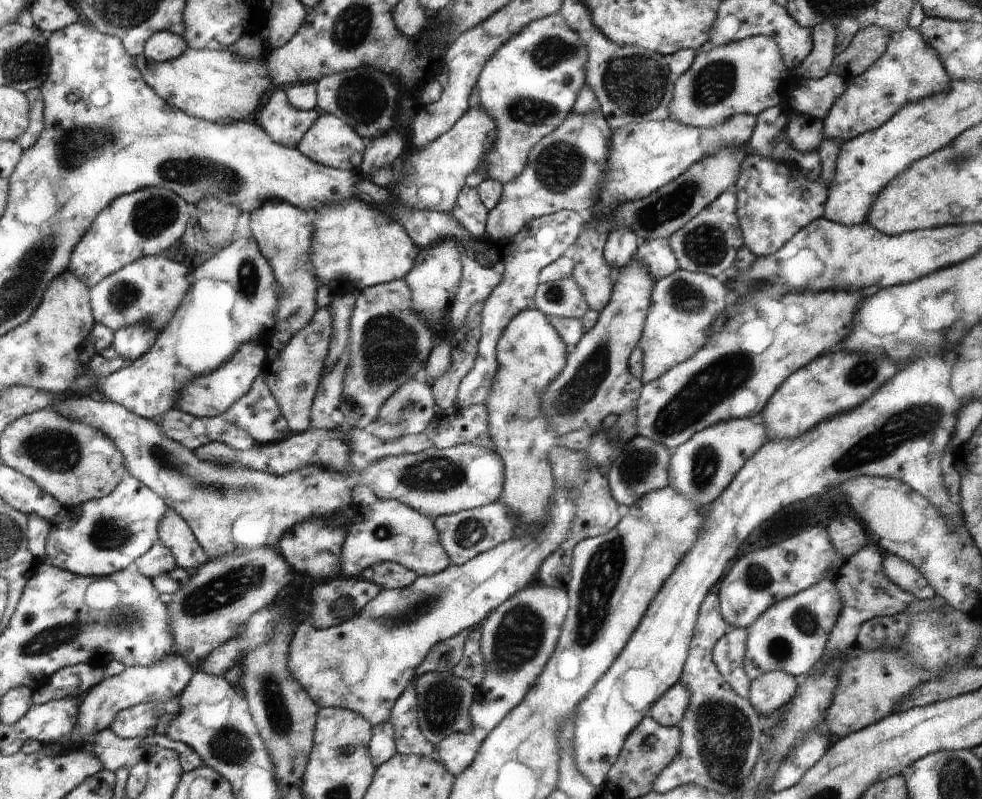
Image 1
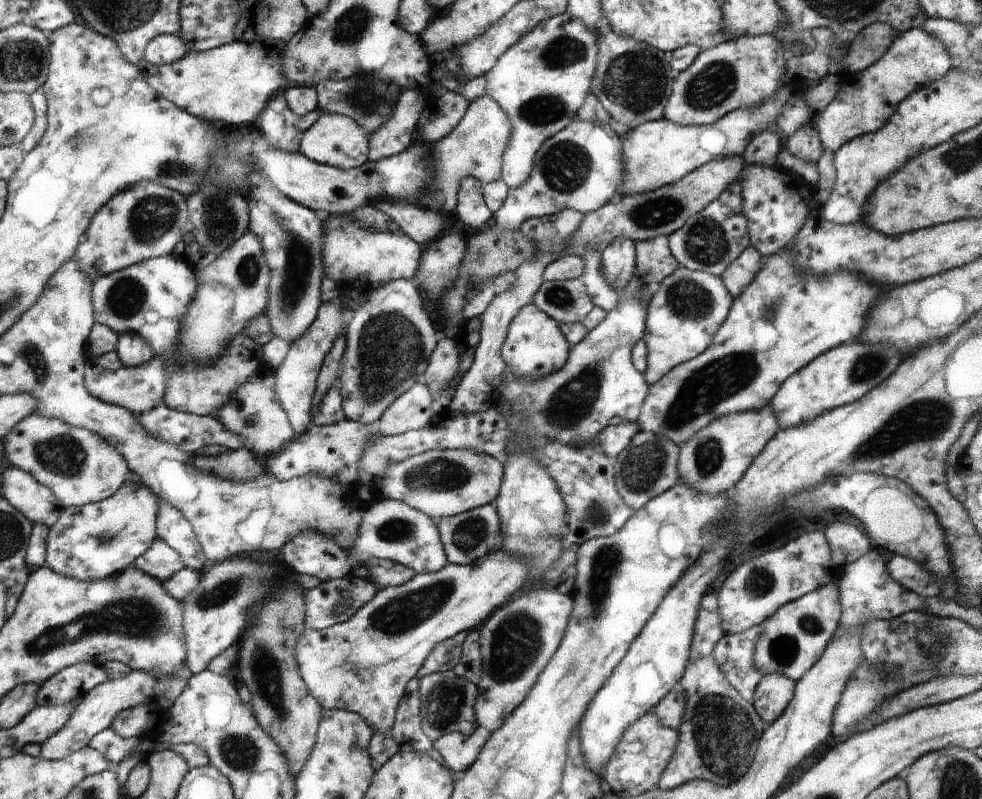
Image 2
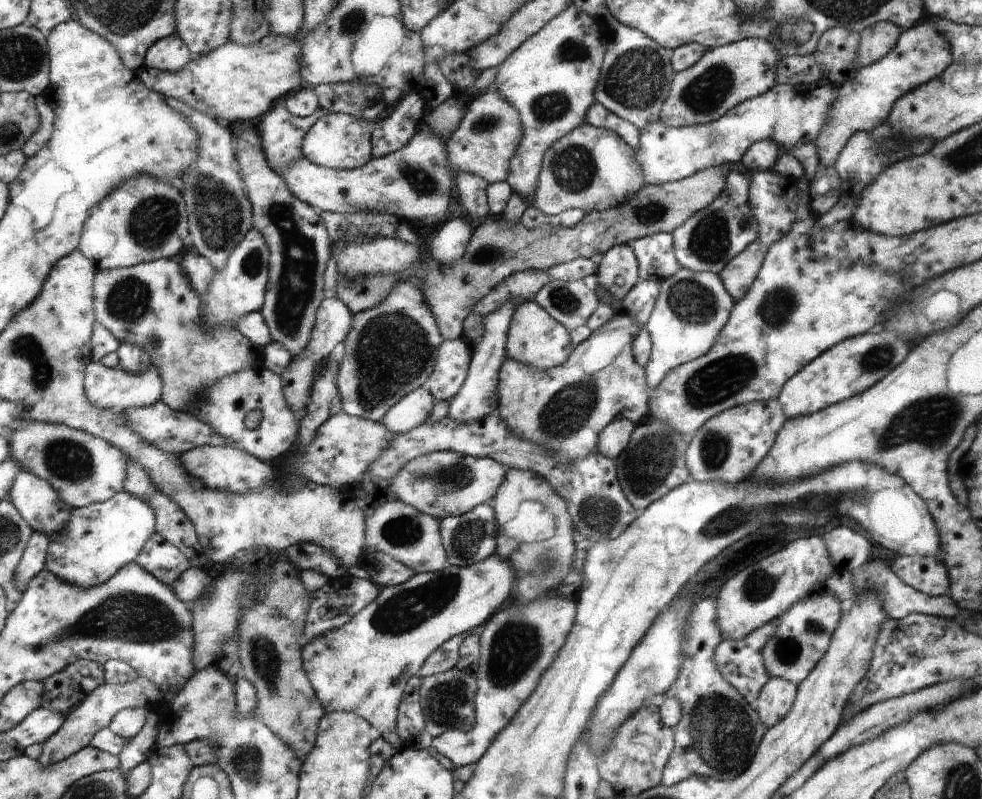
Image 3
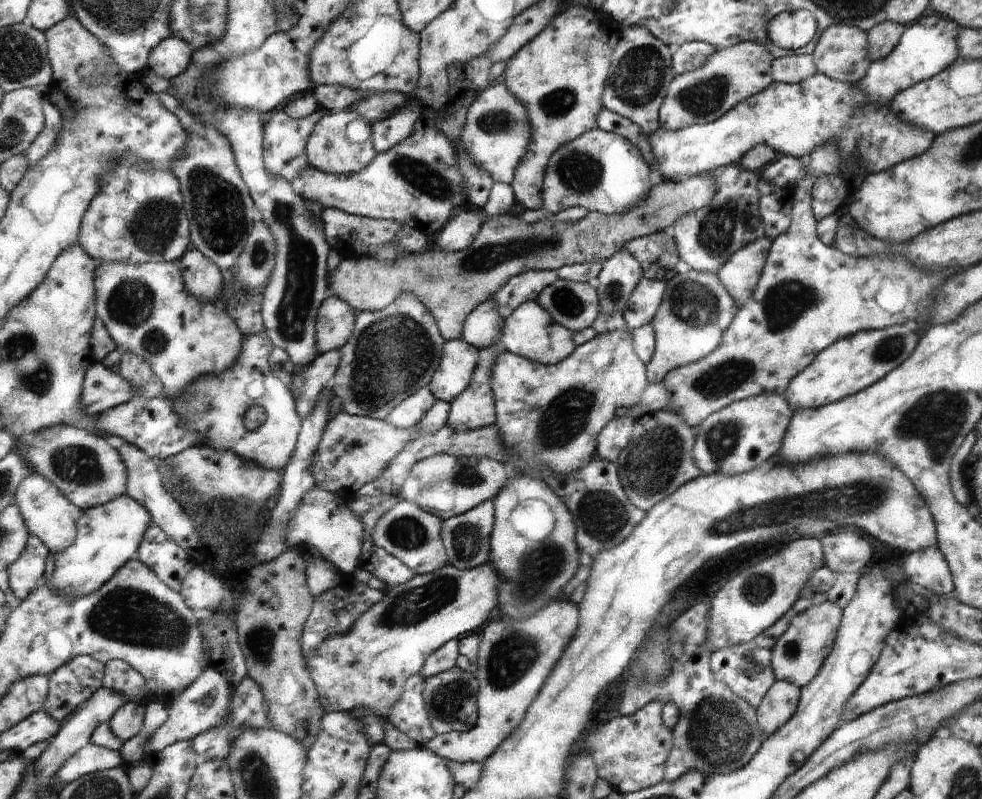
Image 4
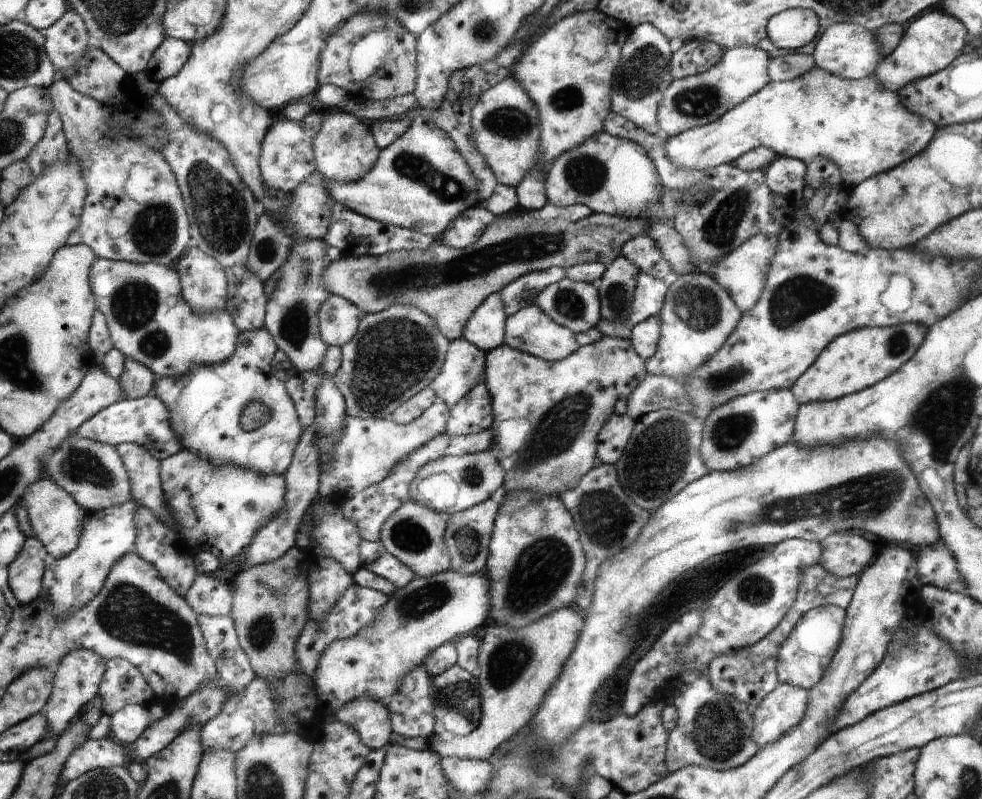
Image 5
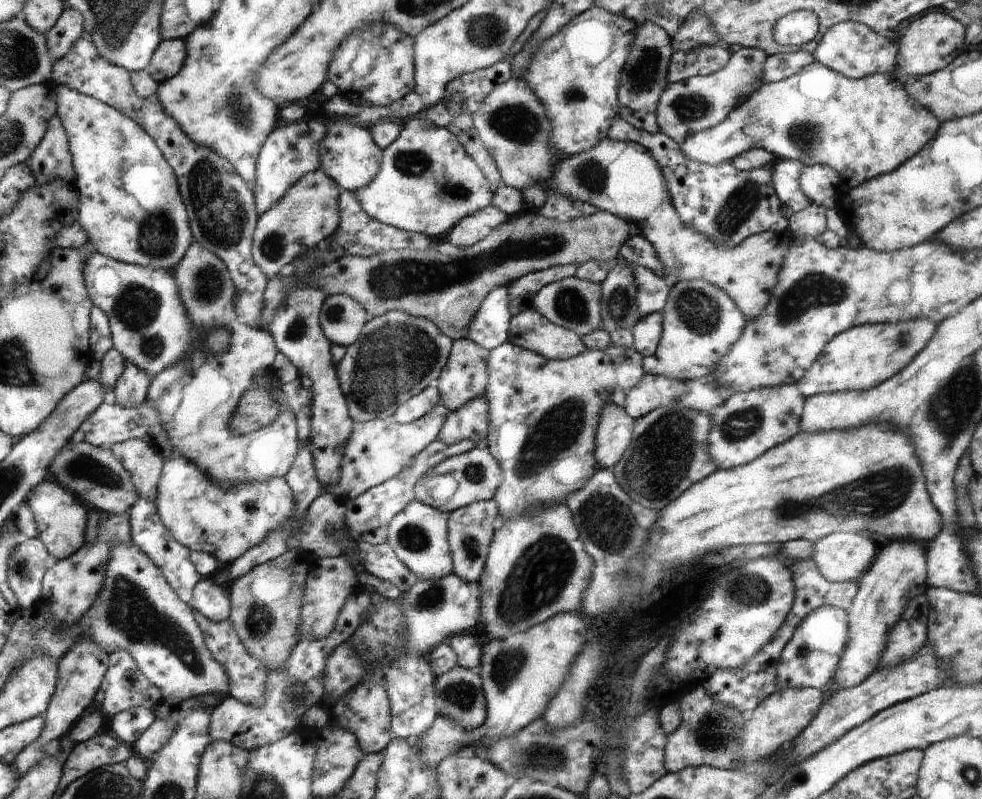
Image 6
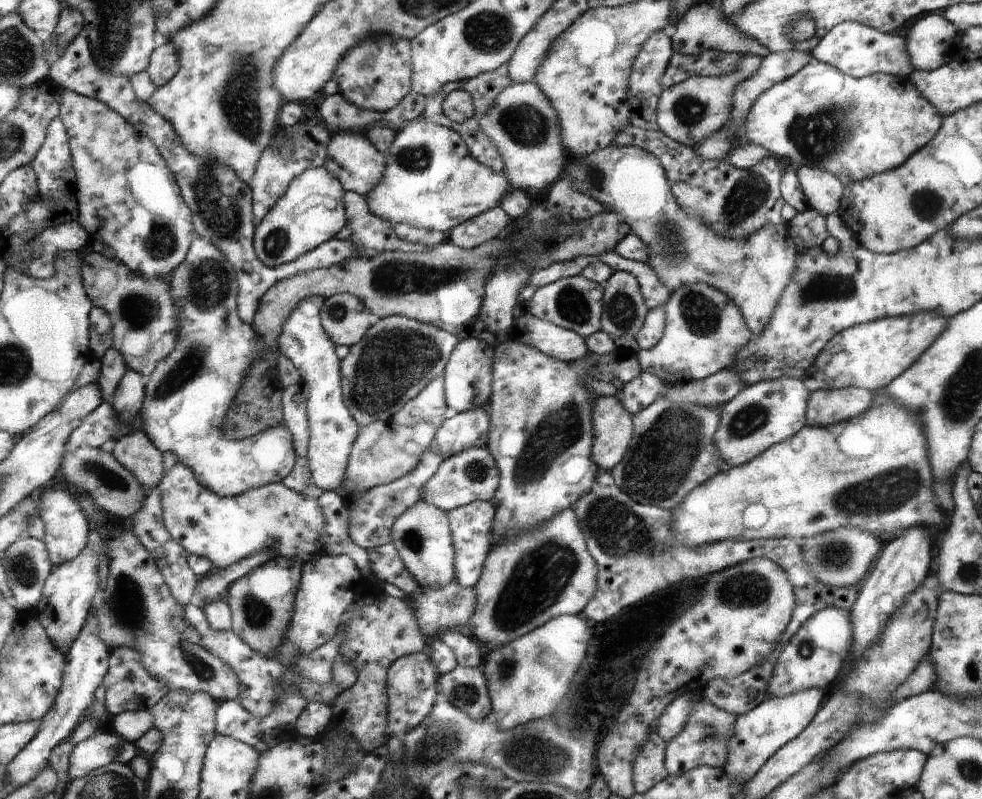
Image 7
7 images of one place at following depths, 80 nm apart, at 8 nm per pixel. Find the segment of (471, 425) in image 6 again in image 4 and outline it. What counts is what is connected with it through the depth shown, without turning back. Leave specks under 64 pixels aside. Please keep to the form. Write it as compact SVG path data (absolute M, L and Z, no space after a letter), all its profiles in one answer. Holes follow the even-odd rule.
M501 336L489 347L479 350L478 360L471 376L468 388L462 391L451 402L450 420L447 422L455 431L469 431L477 428L494 425L496 419L496 398L492 388L492 370L498 362L498 358L506 352L506 347L502 344Z

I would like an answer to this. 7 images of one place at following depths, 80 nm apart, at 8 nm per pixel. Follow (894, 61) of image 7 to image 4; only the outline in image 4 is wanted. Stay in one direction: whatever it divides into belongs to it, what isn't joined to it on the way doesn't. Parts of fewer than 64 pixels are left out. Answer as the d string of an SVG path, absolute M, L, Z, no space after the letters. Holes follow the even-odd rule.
M835 24L829 26L823 34L820 34L812 54L813 64L818 71L830 78L847 83L858 83L866 74L867 68L872 62L868 56L869 50L867 48L867 31L849 24Z

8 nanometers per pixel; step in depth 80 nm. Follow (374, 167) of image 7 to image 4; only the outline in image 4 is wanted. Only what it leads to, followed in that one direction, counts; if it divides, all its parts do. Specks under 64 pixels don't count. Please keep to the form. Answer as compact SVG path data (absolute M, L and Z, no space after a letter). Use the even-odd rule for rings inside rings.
M352 110L325 114L314 126L305 149L310 166L331 175L357 173L378 156L374 147L374 125Z

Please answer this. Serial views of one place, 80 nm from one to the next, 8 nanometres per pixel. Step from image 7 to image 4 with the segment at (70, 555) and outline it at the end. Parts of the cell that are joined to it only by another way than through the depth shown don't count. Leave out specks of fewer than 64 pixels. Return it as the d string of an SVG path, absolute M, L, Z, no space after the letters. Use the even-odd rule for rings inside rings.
M34 472L20 483L18 493L14 497L27 531L38 537L50 553L65 551L75 543L77 522L83 510L72 504L54 483Z

